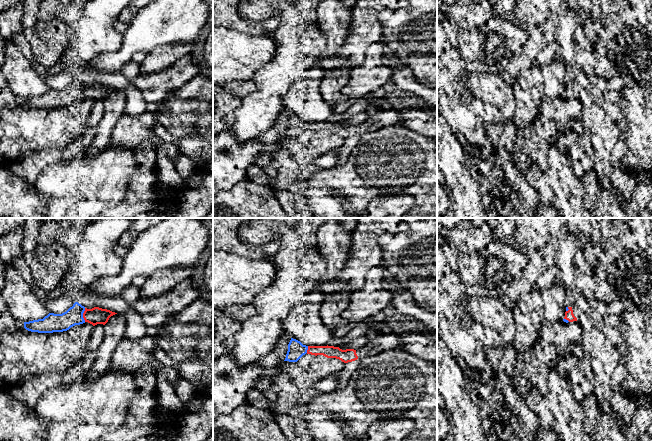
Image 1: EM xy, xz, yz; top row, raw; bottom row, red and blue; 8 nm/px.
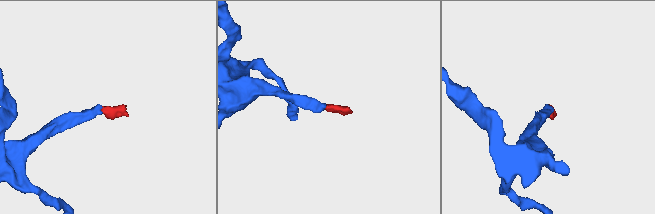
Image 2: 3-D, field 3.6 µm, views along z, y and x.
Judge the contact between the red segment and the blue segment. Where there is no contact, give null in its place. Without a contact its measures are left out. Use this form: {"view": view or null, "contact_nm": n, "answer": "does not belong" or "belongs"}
{"view": "xy", "contact_nm": 110, "answer": "belongs"}

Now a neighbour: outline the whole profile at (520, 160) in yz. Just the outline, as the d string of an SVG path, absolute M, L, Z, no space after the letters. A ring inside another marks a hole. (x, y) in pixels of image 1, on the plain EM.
M510 153L510 155L512 157L511 162L521 173L524 173L531 164L531 160L524 153Z

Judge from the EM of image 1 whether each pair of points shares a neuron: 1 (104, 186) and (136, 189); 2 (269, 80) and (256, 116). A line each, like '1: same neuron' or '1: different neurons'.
1: different neurons
2: same neuron

